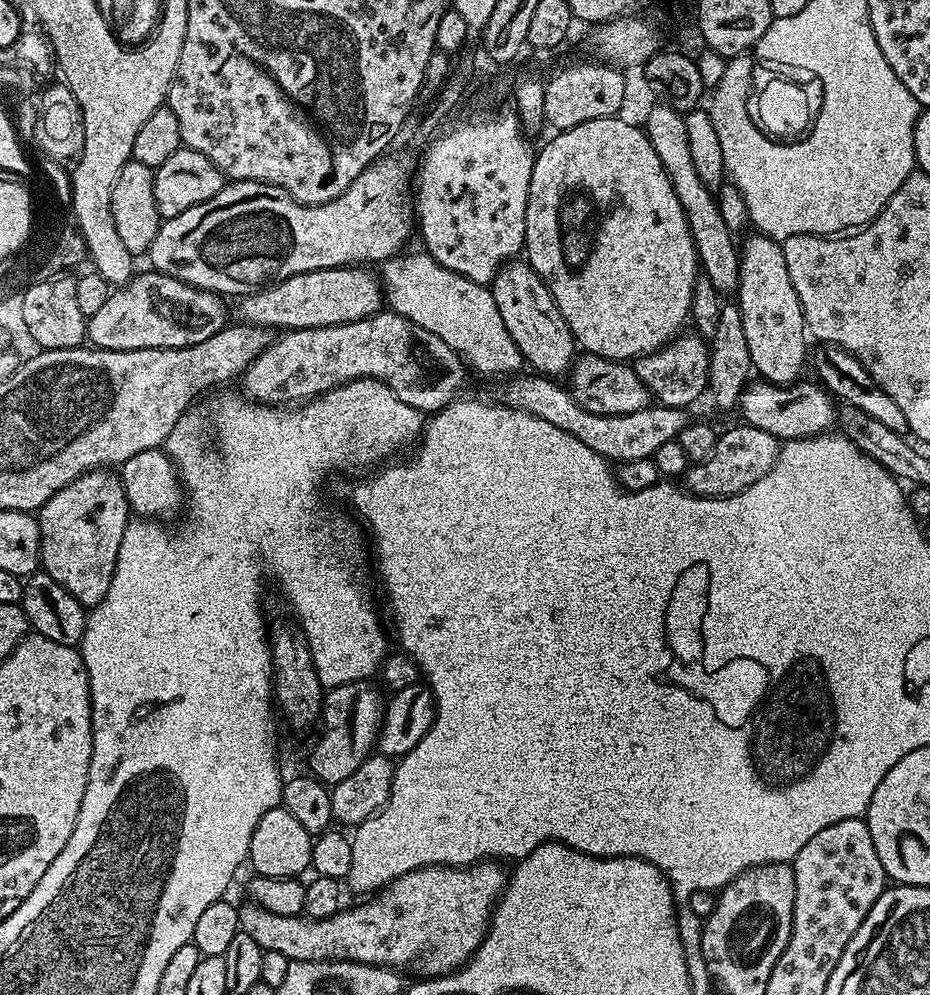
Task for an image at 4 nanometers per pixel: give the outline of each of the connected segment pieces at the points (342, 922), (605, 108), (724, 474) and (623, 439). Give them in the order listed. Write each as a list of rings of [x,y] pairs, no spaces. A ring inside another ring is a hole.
[[[496,862],[471,868],[419,868],[384,885],[368,898],[373,900],[325,920],[310,920],[303,914],[270,914],[248,902],[240,908],[240,931],[250,934],[264,951],[286,954],[289,962],[349,960],[416,972],[412,974],[420,978],[442,976],[463,967],[487,936],[492,910],[506,883],[506,872],[500,868]]]
[[[591,62],[592,64],[572,64],[569,68],[564,68],[561,72],[556,72],[552,77],[547,77],[544,93],[546,94],[546,106],[544,107],[544,118],[549,125],[553,124],[553,129],[563,130],[566,128],[573,128],[578,126],[582,122],[590,122],[594,118],[606,118],[607,116],[617,115],[621,110],[620,107],[624,104],[624,76],[625,73],[621,71],[619,67],[613,66],[611,64],[605,64],[603,62]]]
[[[737,422],[733,428],[721,431],[716,438],[716,448],[706,461],[693,463],[686,473],[687,491],[693,496],[733,496],[758,482],[774,466],[778,458],[781,441],[766,430]]]
[[[539,374],[524,375],[513,375],[509,384],[498,385],[495,399],[508,408],[542,418],[544,422],[558,426],[558,430],[566,430],[566,434],[574,434],[578,442],[590,446],[594,454],[609,462],[653,459],[656,452],[666,446],[666,442],[677,439],[680,432],[690,423],[690,416],[687,416],[689,413],[685,409],[663,406],[649,406],[636,410],[634,414],[617,416],[590,414],[590,410],[582,410],[571,391],[565,385],[563,388],[555,379]]]

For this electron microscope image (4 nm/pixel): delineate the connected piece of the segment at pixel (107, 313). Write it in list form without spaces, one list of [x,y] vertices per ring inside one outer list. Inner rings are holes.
[[[155,270],[133,275],[130,286],[109,291],[106,303],[87,317],[87,343],[106,350],[185,348],[206,342],[230,320],[219,295],[190,286]]]

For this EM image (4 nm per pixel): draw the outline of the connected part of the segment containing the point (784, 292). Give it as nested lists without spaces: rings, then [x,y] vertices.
[[[752,234],[752,237],[742,244],[739,254],[738,303],[742,331],[746,334],[746,350],[750,350],[752,367],[758,376],[760,372],[761,381],[785,386],[795,384],[801,379],[800,371],[804,364],[806,368],[810,347],[808,348],[809,341],[806,339],[802,306],[798,302],[798,294],[794,294],[790,270],[786,270],[784,245],[769,236]]]

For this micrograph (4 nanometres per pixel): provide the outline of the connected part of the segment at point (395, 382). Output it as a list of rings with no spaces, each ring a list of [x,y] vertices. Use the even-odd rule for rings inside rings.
[[[381,310],[375,312],[372,316],[362,318],[358,322],[339,324],[338,326],[322,326],[321,328],[293,328],[285,331],[283,334],[277,335],[273,339],[272,344],[266,346],[266,350],[262,350],[262,354],[258,354],[256,361],[244,372],[242,377],[244,388],[242,388],[242,392],[248,399],[256,401],[257,404],[296,406],[301,402],[314,400],[316,397],[321,396],[323,392],[334,390],[351,380],[381,380],[383,384],[390,386],[390,390],[394,390],[394,394],[398,394],[398,398],[402,398],[402,402],[406,402],[406,406],[414,406],[418,411],[425,414],[435,414],[441,412],[450,401],[457,399],[463,393],[460,391],[464,388],[464,372],[466,373],[466,365],[461,360],[460,355],[450,346],[446,346],[446,342],[442,342],[442,338],[438,338],[438,334],[430,334],[430,330],[426,330],[406,318],[402,318],[394,311]]]

